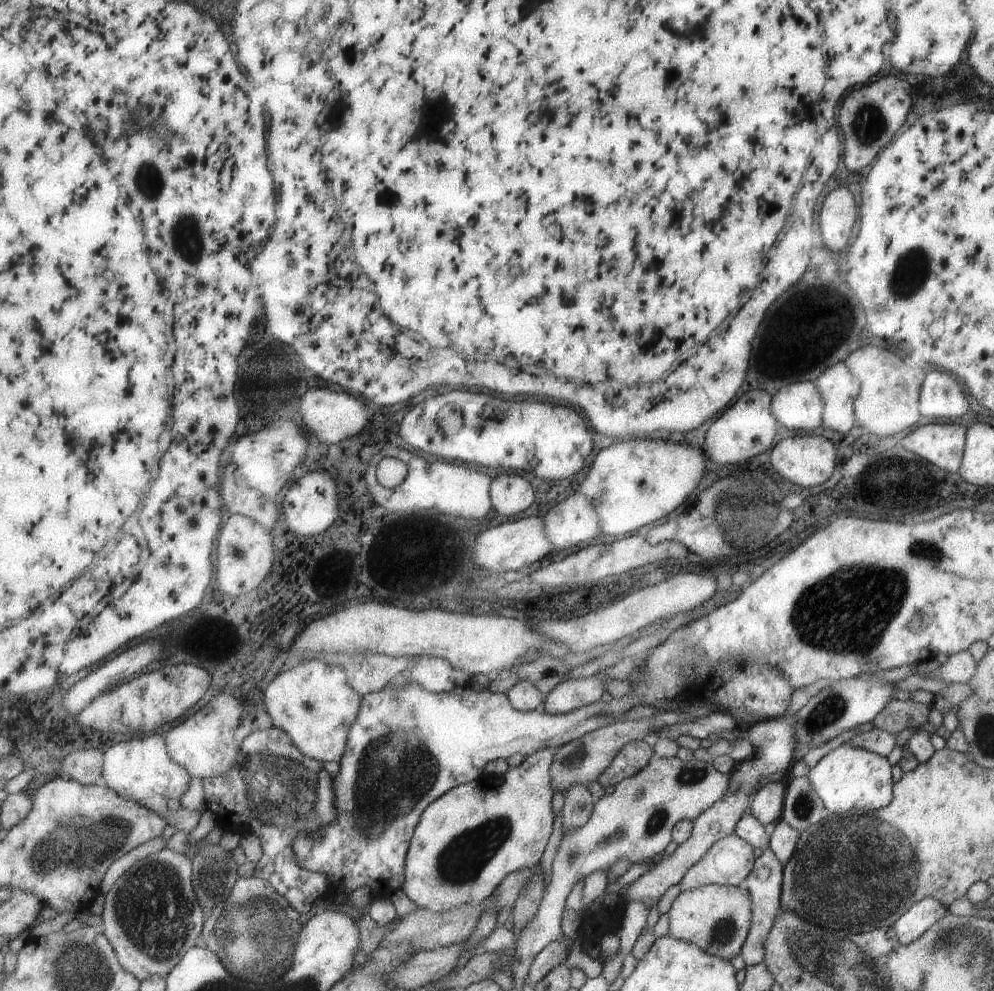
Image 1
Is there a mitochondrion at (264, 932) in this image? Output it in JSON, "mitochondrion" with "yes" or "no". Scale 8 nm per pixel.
{"mitochondrion":"yes"}

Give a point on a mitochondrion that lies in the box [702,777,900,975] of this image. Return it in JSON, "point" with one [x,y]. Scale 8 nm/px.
{"point":[723,929]}

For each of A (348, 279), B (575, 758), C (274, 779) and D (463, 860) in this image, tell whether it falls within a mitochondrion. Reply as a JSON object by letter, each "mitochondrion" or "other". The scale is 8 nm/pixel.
{"A":"other","B":"mitochondrion","C":"mitochondrion","D":"mitochondrion"}

